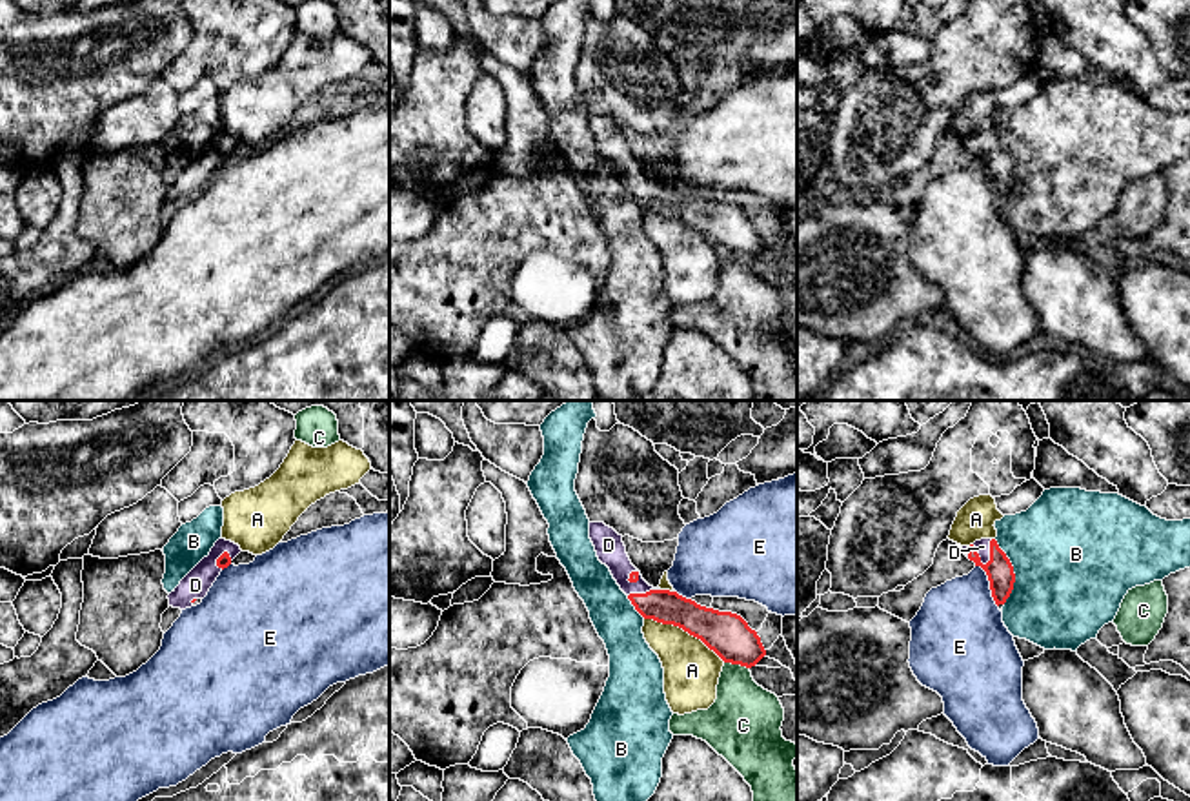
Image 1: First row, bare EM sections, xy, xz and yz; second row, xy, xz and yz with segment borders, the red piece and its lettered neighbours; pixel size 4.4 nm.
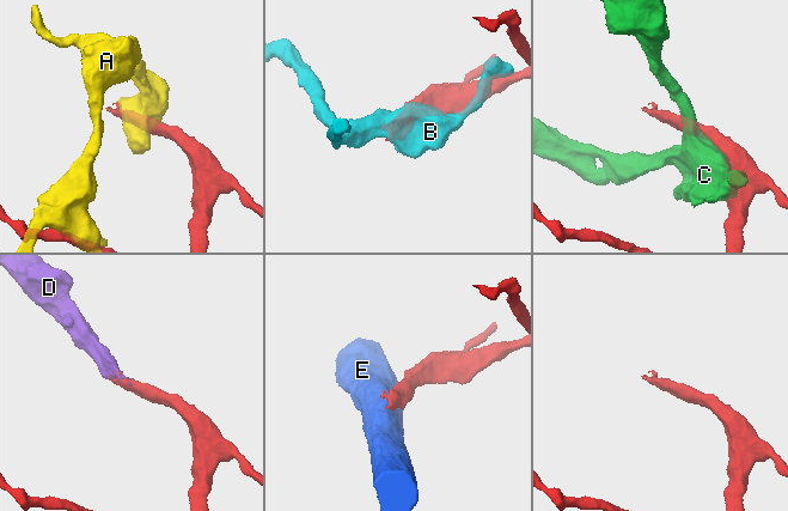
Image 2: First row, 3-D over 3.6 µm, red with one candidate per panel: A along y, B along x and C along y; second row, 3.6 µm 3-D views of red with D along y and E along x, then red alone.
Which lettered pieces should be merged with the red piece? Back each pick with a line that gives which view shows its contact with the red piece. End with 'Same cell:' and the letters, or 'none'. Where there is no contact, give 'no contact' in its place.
D: meets red in yz
Same cell: D

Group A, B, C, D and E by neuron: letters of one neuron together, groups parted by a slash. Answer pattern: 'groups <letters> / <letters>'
groups A / B / C / D / E

